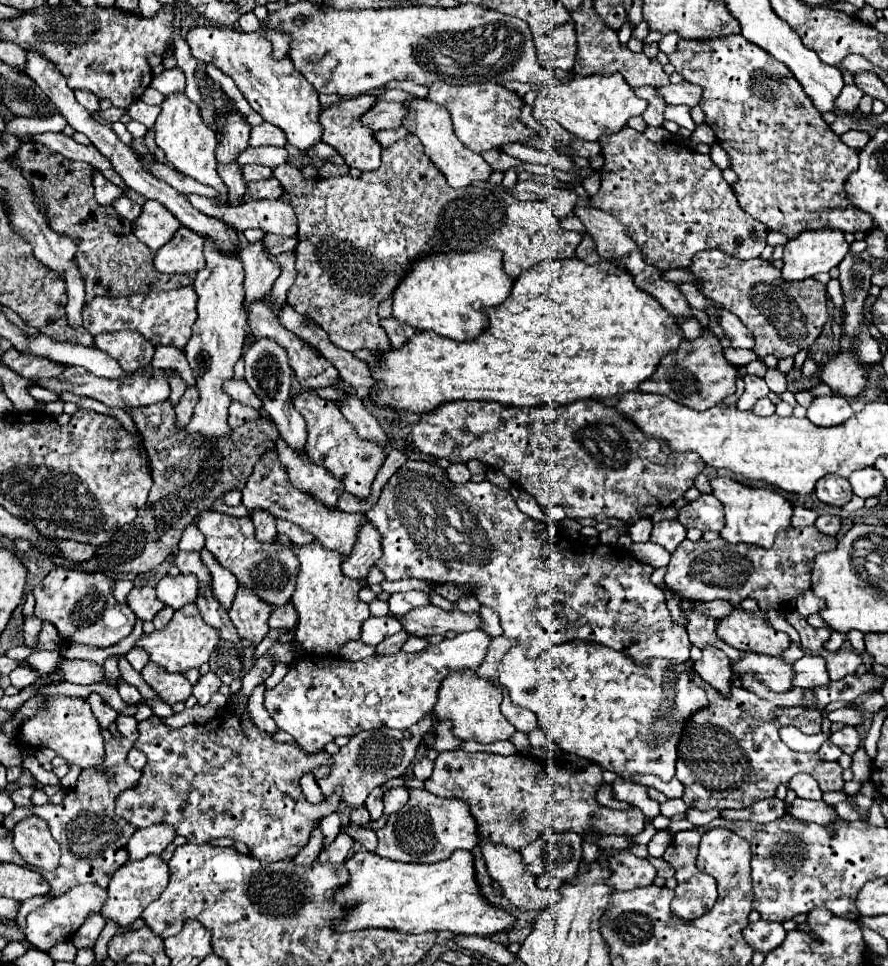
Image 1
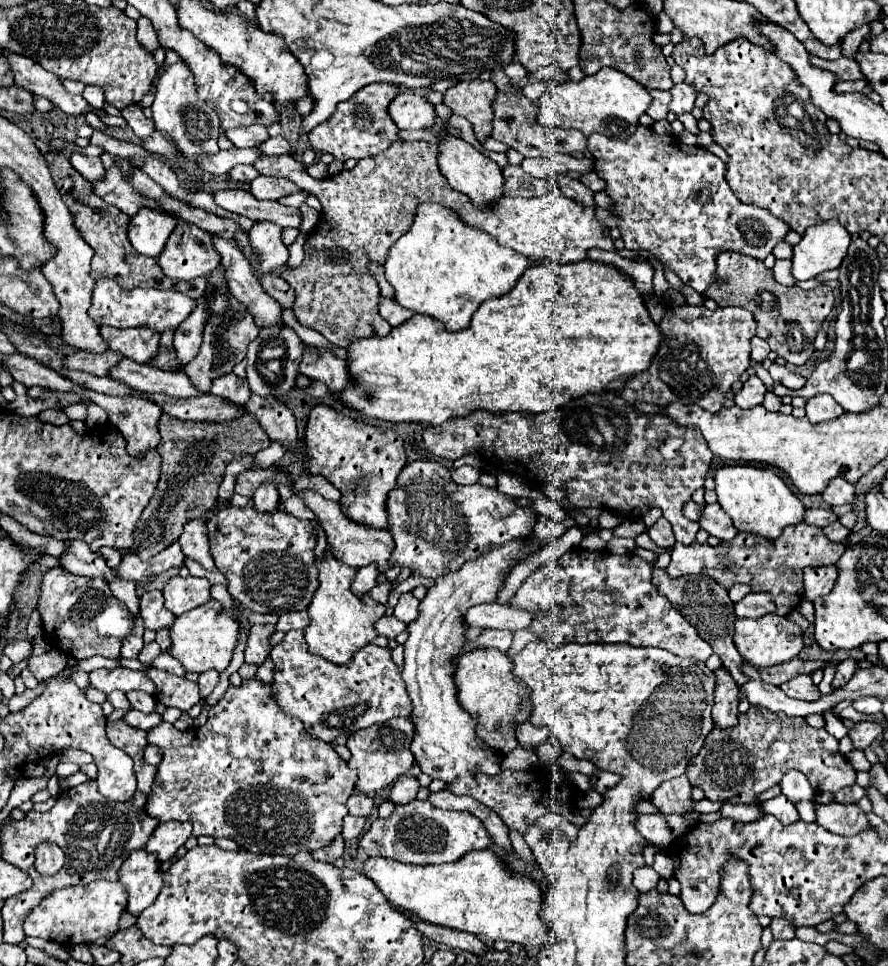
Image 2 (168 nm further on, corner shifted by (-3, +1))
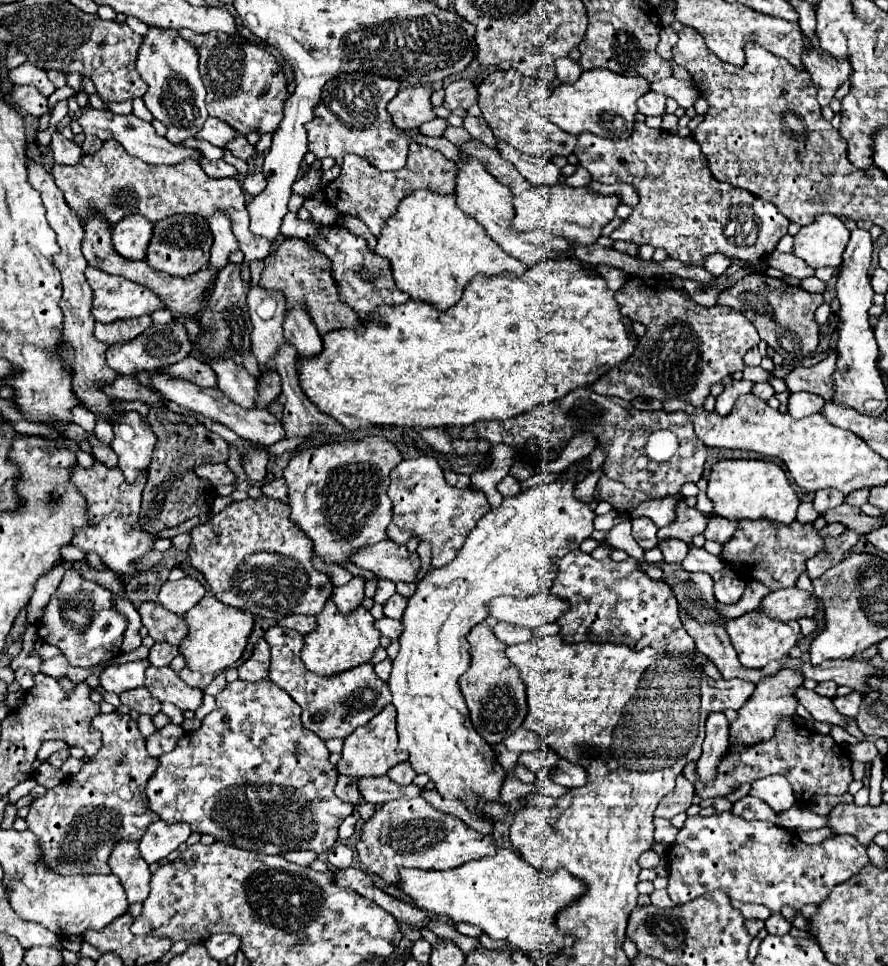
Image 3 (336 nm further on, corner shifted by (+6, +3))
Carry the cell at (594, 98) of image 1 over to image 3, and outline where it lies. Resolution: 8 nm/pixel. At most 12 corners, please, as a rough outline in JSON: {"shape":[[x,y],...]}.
{"shape":[[583,72],[545,100],[547,118],[575,136],[629,138],[641,76]]}

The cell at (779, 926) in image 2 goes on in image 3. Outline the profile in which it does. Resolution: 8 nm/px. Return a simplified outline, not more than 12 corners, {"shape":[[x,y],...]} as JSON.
{"shape":[[781,914],[765,920],[769,934],[787,934],[791,924]]}

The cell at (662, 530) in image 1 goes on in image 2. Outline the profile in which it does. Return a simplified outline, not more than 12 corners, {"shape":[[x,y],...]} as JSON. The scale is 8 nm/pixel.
{"shape":[[660,518],[648,536],[664,550],[676,542],[672,526],[666,518]]}

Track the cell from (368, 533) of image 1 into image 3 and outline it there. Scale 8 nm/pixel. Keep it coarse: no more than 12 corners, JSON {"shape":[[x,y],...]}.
{"shape":[[365,578],[333,588],[331,600],[347,616],[363,602]]}

